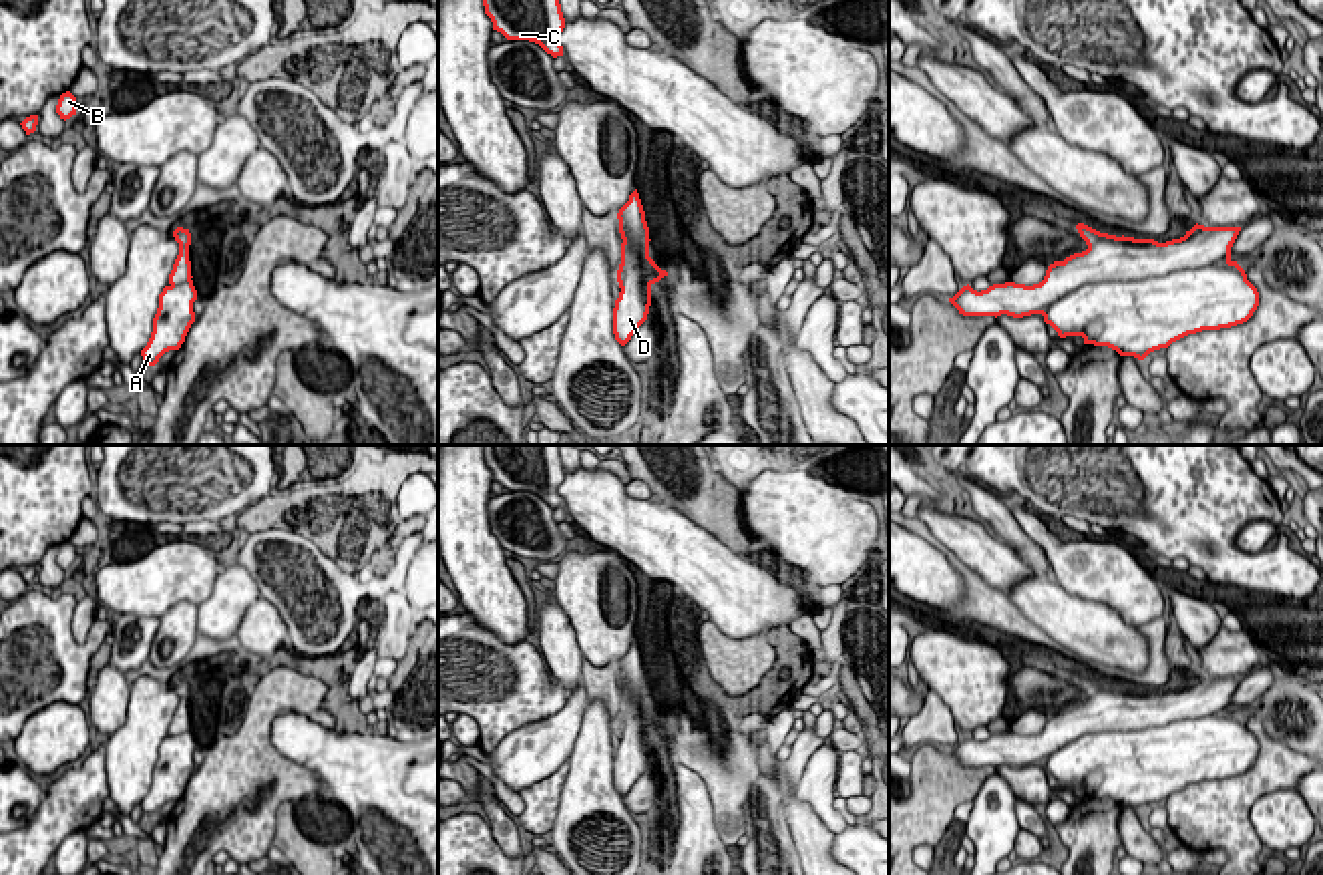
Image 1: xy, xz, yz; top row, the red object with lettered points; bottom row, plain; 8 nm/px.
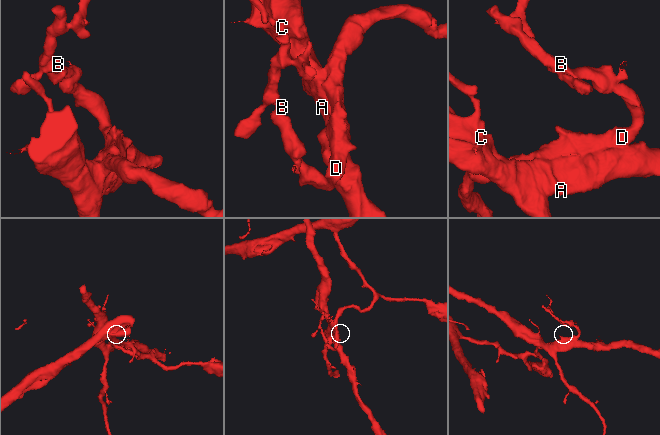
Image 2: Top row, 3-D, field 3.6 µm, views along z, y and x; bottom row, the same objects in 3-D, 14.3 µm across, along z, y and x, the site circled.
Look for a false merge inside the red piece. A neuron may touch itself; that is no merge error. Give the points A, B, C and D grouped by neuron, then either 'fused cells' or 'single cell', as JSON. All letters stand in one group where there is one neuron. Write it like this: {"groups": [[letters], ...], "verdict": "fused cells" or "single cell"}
{"groups": [["A", "C"], ["B", "D"]], "verdict": "fused cells"}

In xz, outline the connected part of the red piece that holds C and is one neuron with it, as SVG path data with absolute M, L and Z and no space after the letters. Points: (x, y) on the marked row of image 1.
M483 0L493 30L507 40L529 40L553 58L563 56L557 36L565 28L559 0Z

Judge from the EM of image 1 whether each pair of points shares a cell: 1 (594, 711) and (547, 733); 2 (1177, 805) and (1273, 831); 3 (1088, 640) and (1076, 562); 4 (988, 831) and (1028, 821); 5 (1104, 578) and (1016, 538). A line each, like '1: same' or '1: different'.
1: different
2: different
3: different
4: different
5: different

